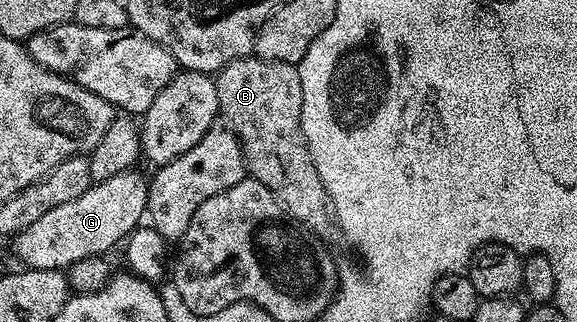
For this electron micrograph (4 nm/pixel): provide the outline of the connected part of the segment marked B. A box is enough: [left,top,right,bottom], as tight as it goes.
[214,56,333,234]

